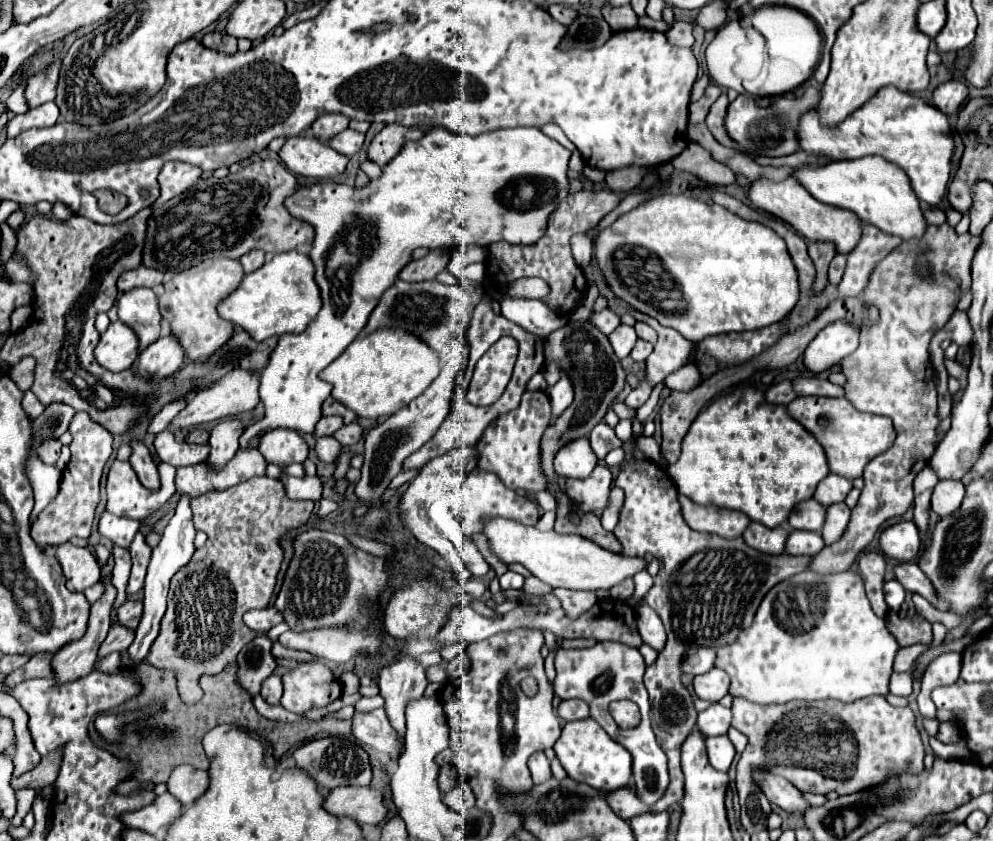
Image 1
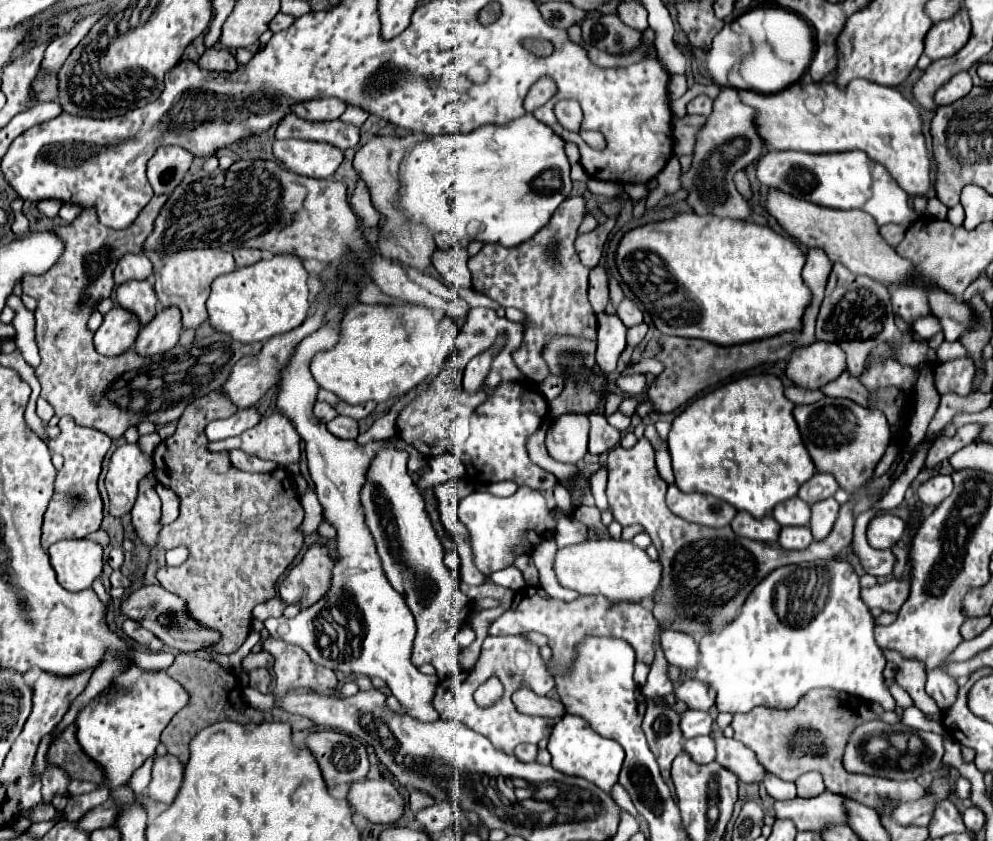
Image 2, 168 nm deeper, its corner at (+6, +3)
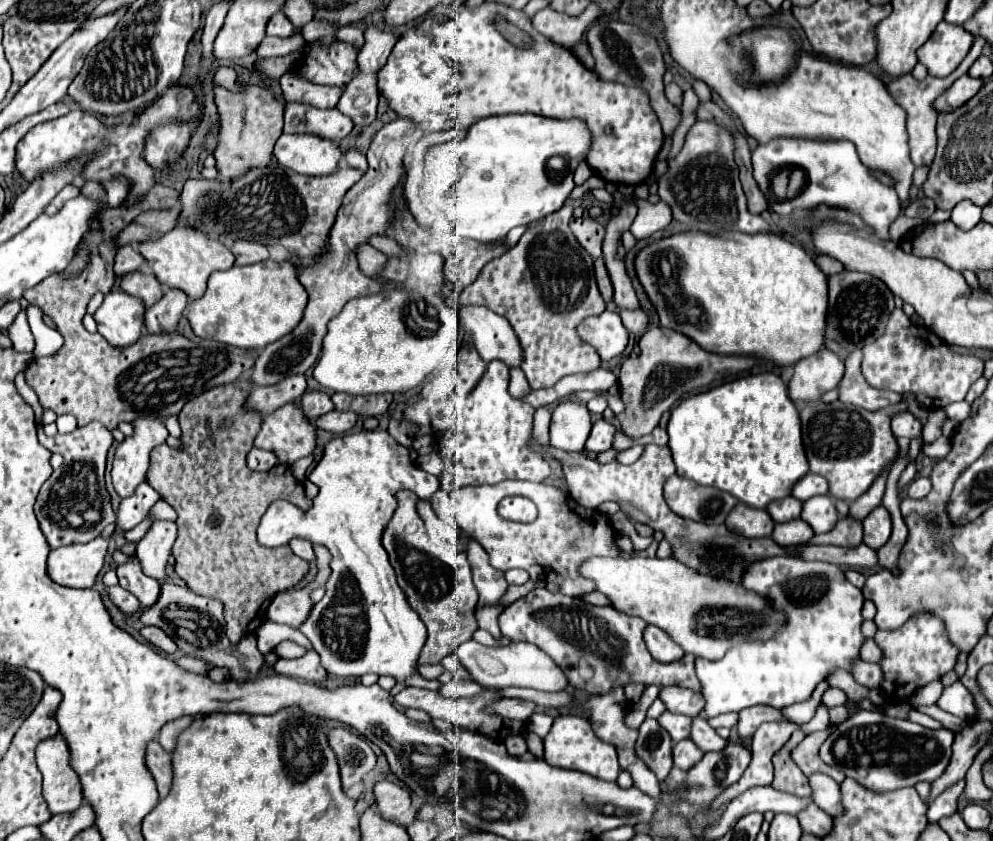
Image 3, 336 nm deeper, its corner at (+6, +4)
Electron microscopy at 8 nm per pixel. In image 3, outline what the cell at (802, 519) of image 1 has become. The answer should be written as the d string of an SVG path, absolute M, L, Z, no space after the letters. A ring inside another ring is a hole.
M785 497L785 499L779 499L779 501L771 501L767 505L767 513L771 515L771 519L775 523L785 523L785 521L791 521L791 519L797 519L801 515L801 501L795 499L795 497Z

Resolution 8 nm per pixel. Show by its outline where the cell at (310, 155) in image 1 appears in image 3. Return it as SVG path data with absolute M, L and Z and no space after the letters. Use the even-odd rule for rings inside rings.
M283 133L275 143L273 155L283 167L301 175L329 175L337 169L341 149L335 141L309 133Z

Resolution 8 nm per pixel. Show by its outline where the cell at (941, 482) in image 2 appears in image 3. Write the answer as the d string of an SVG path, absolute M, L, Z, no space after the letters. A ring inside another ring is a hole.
M917 477L917 479L913 479L913 483L909 485L907 495L909 495L911 499L923 499L929 491L931 491L931 481L929 481L927 477Z

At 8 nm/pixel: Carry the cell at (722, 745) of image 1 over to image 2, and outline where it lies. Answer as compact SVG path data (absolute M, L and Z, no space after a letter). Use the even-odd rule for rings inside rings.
M697 736L685 742L683 750L697 762L697 764L709 764L715 760L715 740L711 736Z

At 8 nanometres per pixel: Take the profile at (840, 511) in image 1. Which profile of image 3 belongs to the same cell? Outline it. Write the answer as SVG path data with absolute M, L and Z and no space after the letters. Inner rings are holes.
M819 495L803 503L801 519L807 521L815 533L827 533L835 527L835 523L839 521L839 515L833 499L829 495Z

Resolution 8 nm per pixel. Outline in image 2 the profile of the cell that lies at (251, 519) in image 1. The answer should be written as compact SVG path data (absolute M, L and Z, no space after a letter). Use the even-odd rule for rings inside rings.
M211 392L203 398L197 398L187 406L183 416L177 422L177 430L171 438L163 440L155 452L153 452L153 472L157 480L165 486L169 486L173 492L177 492L181 500L181 514L175 522L169 526L163 526L159 532L157 546L159 548L177 548L187 546L189 558L181 566L165 566L159 568L157 580L159 584L185 600L187 616L193 618L199 626L215 630L221 634L221 640L211 644L207 650L219 652L219 654L231 654L239 650L239 646L249 636L251 626L251 610L271 600L275 592L275 584L279 576L285 572L285 568L291 564L291 560L297 556L297 552L303 546L303 506L299 502L299 496L293 488L293 476L289 470L273 470L267 474L249 474L241 472L235 466L231 466L227 452L211 454L207 450L207 438L205 438L205 426L211 420L227 418L235 414L237 408L223 398L219 392Z

